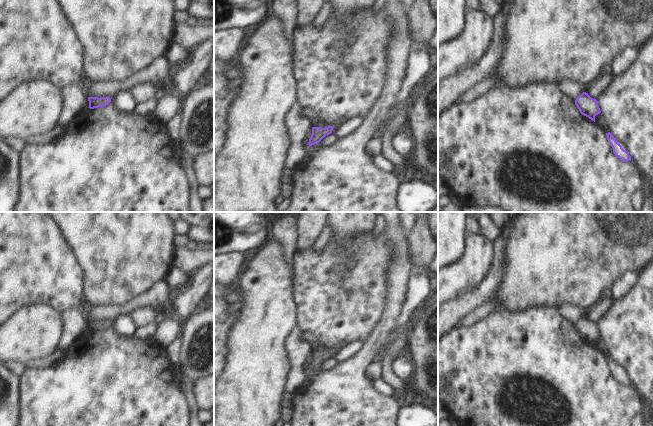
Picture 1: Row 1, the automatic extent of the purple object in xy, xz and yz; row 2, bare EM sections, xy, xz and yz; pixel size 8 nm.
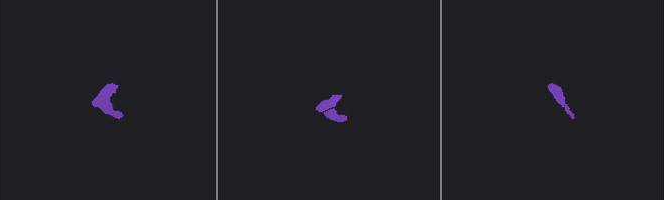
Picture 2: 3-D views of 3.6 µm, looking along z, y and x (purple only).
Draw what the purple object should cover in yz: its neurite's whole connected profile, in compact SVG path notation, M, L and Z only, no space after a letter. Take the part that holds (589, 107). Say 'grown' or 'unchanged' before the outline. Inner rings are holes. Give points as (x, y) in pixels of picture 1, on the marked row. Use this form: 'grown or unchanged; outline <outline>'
unchanged; outline M583 92L577 97L575 100L575 105L582 115L588 117L594 122L595 116L601 113L598 101L591 98L586 92Z

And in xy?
unchanged; outline M88 97L89 101L89 108L94 109L98 107L104 107L108 105L111 102L111 99L109 97Z

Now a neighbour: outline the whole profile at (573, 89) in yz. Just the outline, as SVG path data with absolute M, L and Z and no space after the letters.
M565 80L559 83L558 86L566 95L570 96L573 100L576 100L577 97L584 92L583 86L575 81Z

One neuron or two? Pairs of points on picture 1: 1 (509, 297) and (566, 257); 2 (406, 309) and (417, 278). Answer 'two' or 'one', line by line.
1: one
2: one

